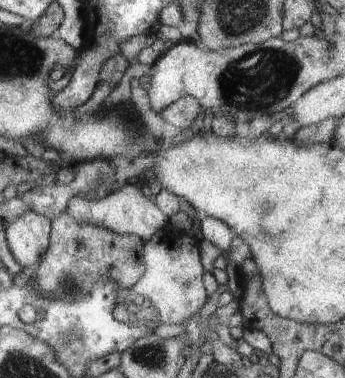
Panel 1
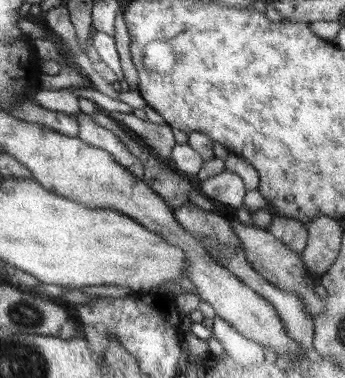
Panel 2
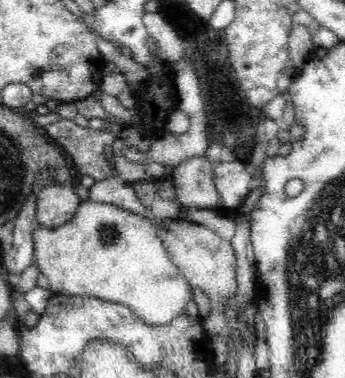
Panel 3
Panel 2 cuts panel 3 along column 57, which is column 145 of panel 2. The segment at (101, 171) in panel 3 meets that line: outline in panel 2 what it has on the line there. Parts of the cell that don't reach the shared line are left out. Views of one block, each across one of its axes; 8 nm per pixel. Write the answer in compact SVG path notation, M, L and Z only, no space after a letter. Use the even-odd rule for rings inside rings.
M111 112L111 118L115 118L119 124L127 126L129 130L135 130L135 136L139 136L143 142L147 142L147 146L151 146L151 150L155 150L155 154L159 154L161 158L169 158L171 150L175 146L173 134L171 134L171 126L163 124L153 124L153 122L145 122L135 118L133 114L119 114L119 112Z

